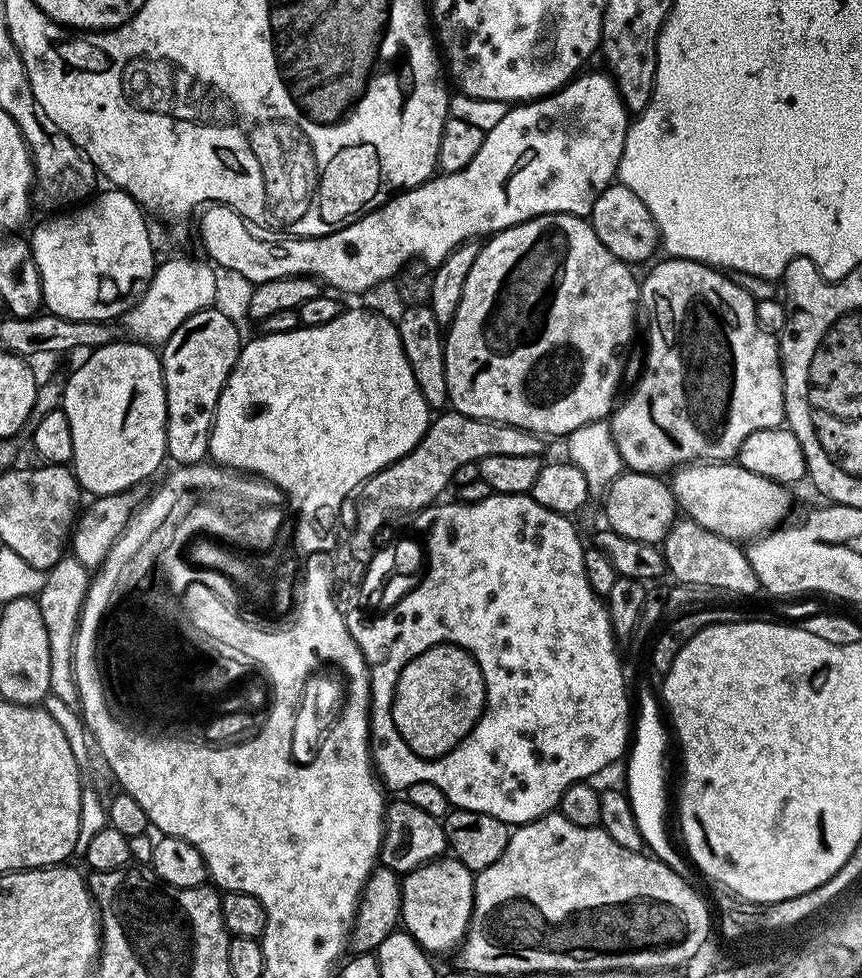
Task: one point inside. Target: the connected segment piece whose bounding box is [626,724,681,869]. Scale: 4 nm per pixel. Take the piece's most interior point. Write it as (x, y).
(645, 788)

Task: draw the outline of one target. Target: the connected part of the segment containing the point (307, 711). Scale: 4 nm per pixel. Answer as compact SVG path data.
M323 660L310 674L310 678L302 686L302 694L296 700L296 708L292 708L292 736L288 736L288 764L292 768L312 768L316 760L320 760L320 752L324 752L324 744L328 744L328 739L332 737L332 732L340 728L340 720L344 720L344 708L348 708L348 700L352 696L352 676L348 676L348 671L340 660Z

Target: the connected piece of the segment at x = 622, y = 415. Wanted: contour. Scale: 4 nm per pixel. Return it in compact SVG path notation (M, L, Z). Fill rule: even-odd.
M664 258L661 264L653 263L648 277L643 277L640 284L640 299L648 303L648 365L644 368L644 377L636 384L632 397L624 405L617 407L611 413L610 423L616 445L624 459L625 469L633 472L651 472L653 474L668 474L673 470L693 462L728 462L739 453L742 442L754 434L754 430L779 428L785 423L784 414L784 375L780 369L780 345L777 337L761 328L756 320L756 300L740 284L731 280L731 275L717 270L696 260L679 258Z

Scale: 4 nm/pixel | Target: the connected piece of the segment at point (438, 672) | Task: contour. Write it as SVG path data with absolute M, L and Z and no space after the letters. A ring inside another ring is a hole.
M436 644L403 667L391 713L402 740L419 757L435 760L468 736L484 711L485 680L474 657L456 644Z

